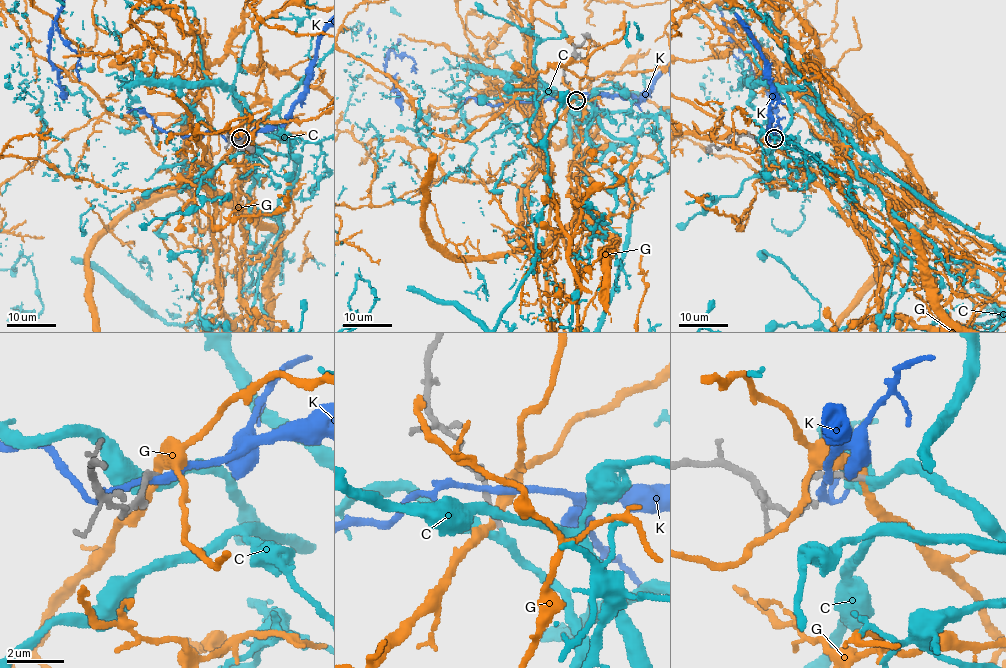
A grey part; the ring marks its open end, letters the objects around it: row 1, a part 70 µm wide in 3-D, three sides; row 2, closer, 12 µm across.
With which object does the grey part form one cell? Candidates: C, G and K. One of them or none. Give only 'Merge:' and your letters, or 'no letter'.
Merge: C

